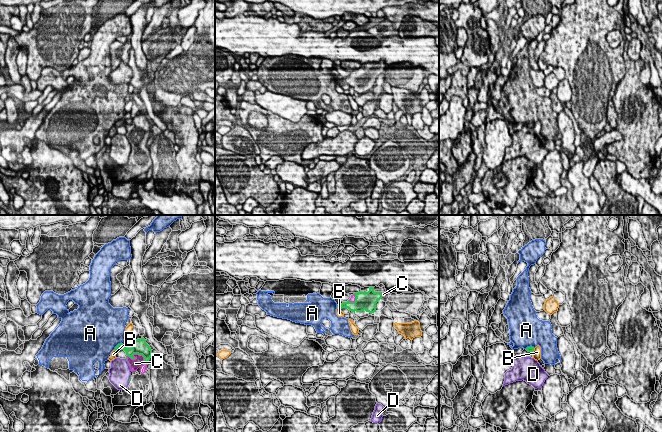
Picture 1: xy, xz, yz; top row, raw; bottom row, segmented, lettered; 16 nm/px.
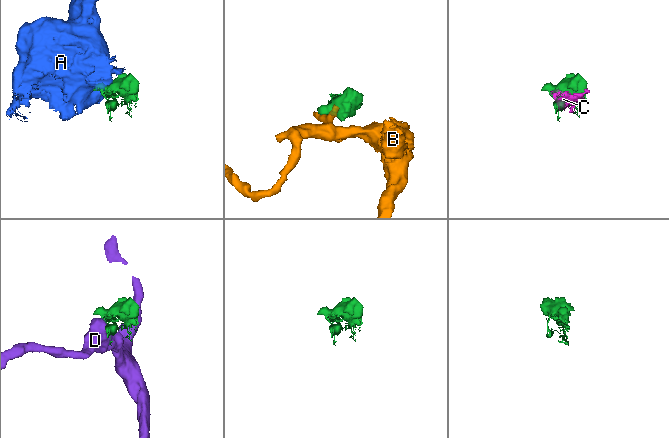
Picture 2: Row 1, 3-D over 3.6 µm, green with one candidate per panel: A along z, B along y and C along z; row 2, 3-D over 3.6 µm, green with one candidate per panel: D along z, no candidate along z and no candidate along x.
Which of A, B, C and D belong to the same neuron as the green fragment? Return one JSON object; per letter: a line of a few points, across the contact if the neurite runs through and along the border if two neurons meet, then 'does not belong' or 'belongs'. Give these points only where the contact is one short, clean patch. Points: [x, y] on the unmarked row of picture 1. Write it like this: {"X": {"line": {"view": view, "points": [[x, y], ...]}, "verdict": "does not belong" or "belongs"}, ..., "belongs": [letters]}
{"A": {"line": {"view": "xy", "points": [[121, 118], [113, 125]]}, "verdict": "does not belong"}, "B": {"line": {"view": "yz", "points": [[534, 124], [532, 127]]}, "verdict": "does not belong"}, "C": {"verdict": "belongs"}, "D": {"verdict": "does not belong"}, "belongs": ["C"]}

